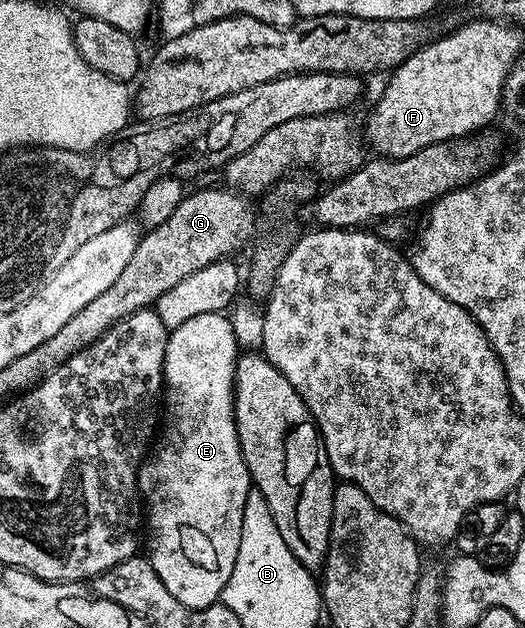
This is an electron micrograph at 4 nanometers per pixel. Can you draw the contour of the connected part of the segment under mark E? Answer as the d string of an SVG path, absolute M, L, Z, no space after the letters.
M223 312L195 315L194 318L186 320L177 329L169 332L168 346L164 356L166 412L162 417L162 432L155 442L150 456L138 470L138 489L142 494L143 504L146 506L146 525L147 528L148 525L152 528L152 553L150 552L152 566L158 579L162 579L162 583L166 583L166 591L170 591L170 595L174 595L174 599L178 599L178 603L182 603L187 609L204 609L208 605L214 605L220 601L220 593L226 587L226 583L234 571L234 559L238 559L238 543L242 543L242 511L246 507L248 490L253 488L252 476L248 473L244 462L236 430L234 376L237 356L238 344L232 330L232 322Z

